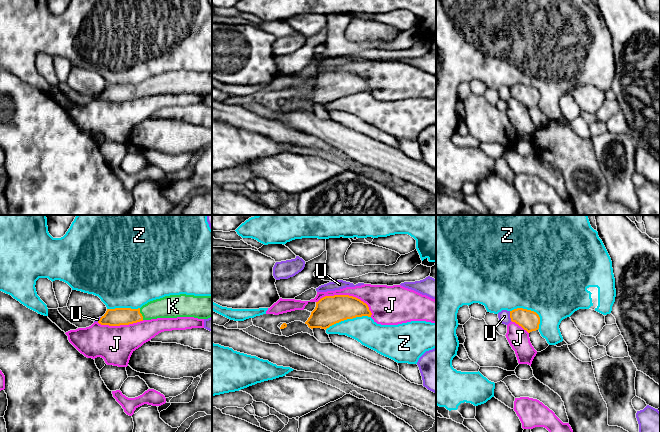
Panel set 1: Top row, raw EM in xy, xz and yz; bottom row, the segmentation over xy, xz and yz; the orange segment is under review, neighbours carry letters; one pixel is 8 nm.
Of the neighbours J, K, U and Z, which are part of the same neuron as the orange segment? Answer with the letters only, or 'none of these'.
K

